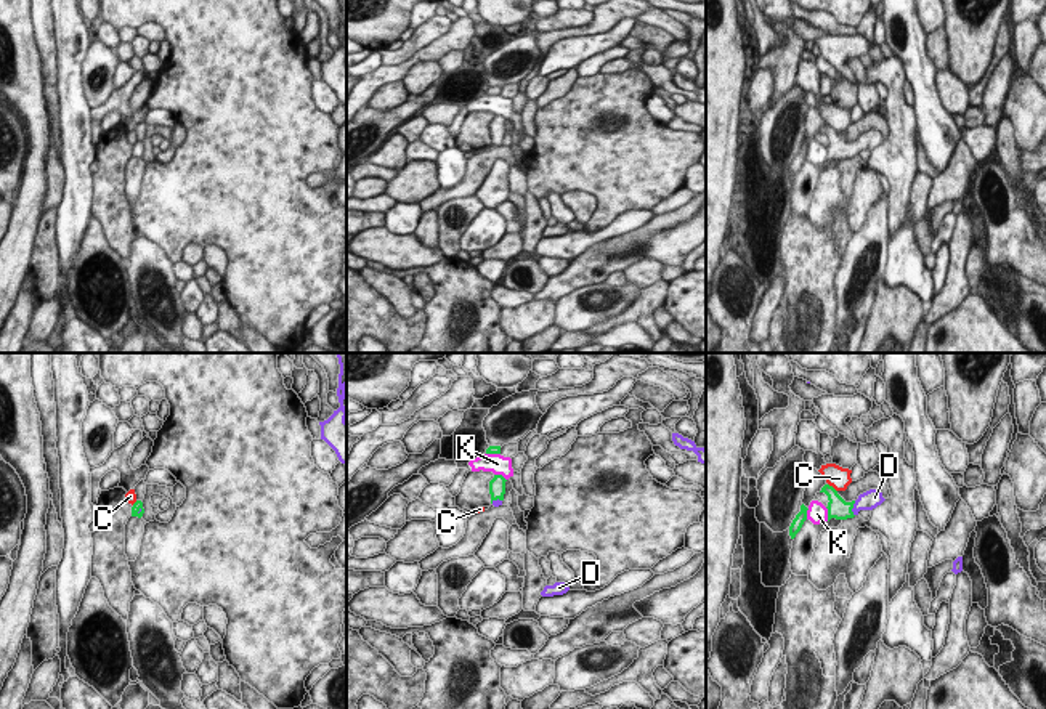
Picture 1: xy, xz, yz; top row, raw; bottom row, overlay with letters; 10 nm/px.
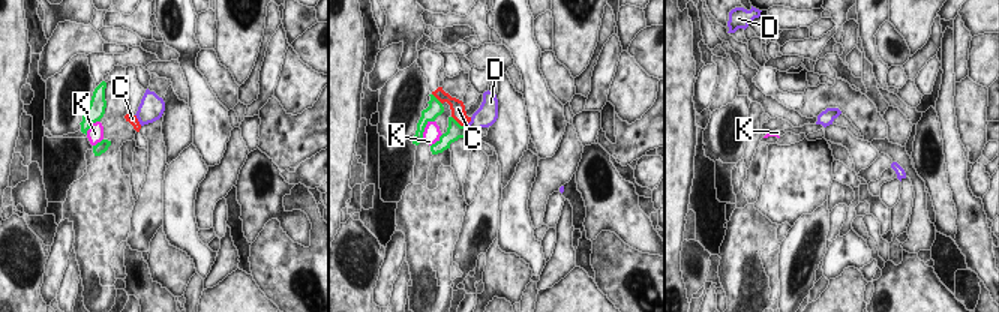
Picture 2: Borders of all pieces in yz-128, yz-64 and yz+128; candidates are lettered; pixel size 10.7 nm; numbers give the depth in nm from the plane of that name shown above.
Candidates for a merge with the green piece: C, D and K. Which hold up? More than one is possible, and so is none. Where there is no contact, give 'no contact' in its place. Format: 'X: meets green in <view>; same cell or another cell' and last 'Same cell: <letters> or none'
C: meets green in yz; another cell
D: meets green in yz; same cell
K: meets green in yz; another cell
Same cell: D

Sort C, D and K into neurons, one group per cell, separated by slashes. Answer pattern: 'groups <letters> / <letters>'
groups C / D / K

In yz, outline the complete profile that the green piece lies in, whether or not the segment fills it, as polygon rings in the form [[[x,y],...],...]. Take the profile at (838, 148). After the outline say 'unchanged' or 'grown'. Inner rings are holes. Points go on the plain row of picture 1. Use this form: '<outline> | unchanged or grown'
[[[825,125],[820,133],[825,133],[828,136],[828,162],[831,159],[836,160],[847,160],[858,156],[860,151],[873,151],[878,146],[881,146],[886,140],[882,138],[882,133],[879,130],[870,130],[858,136],[857,141],[845,143],[837,132]]] | grown

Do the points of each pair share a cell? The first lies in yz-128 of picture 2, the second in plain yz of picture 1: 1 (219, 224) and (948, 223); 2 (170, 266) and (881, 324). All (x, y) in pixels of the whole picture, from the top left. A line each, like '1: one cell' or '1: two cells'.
1: one cell
2: one cell

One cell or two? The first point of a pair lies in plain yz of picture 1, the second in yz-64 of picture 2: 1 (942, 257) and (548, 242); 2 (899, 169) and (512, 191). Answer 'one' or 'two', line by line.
1: one
2: two

